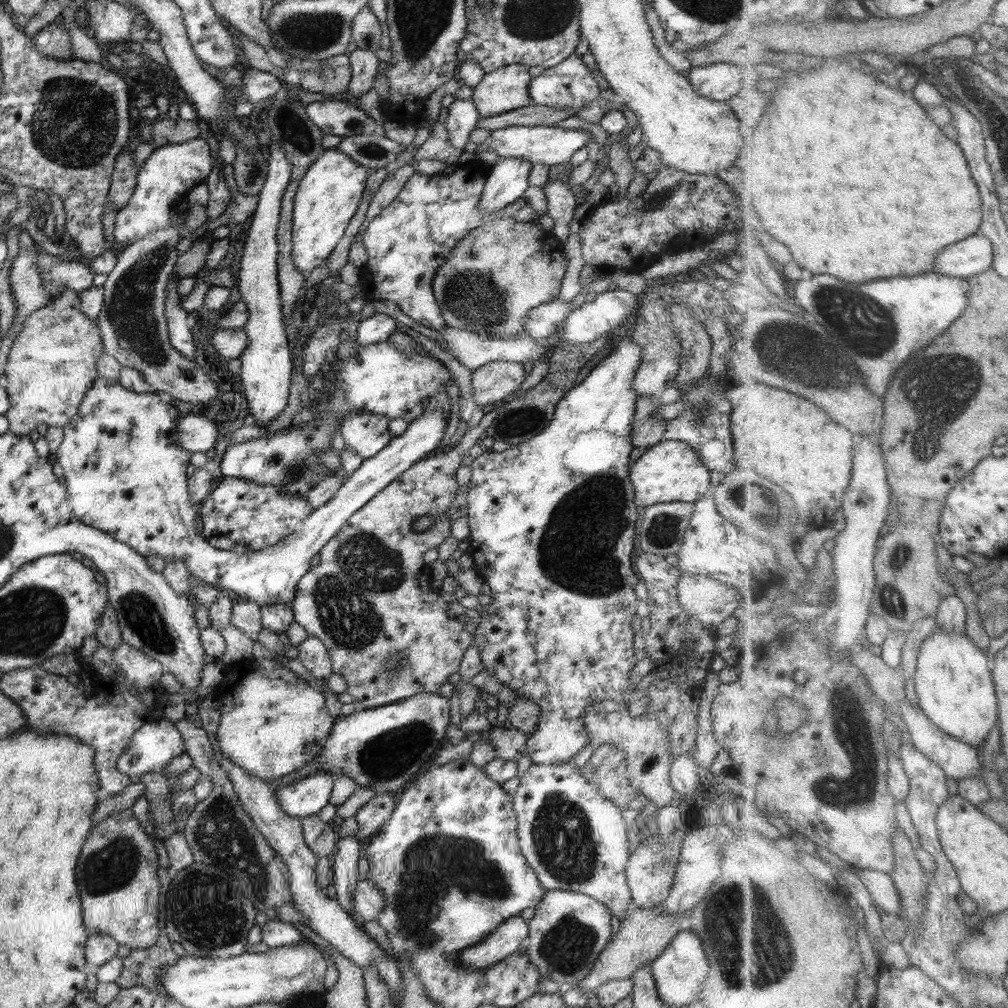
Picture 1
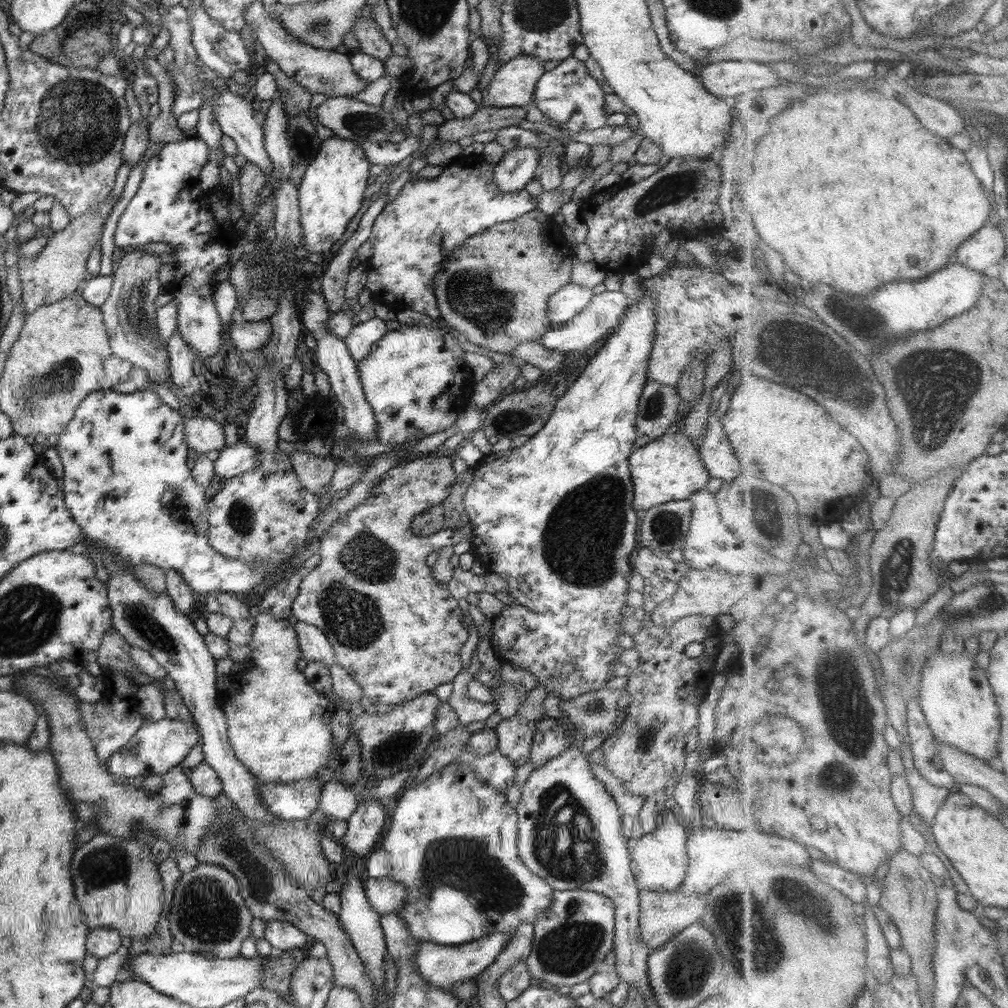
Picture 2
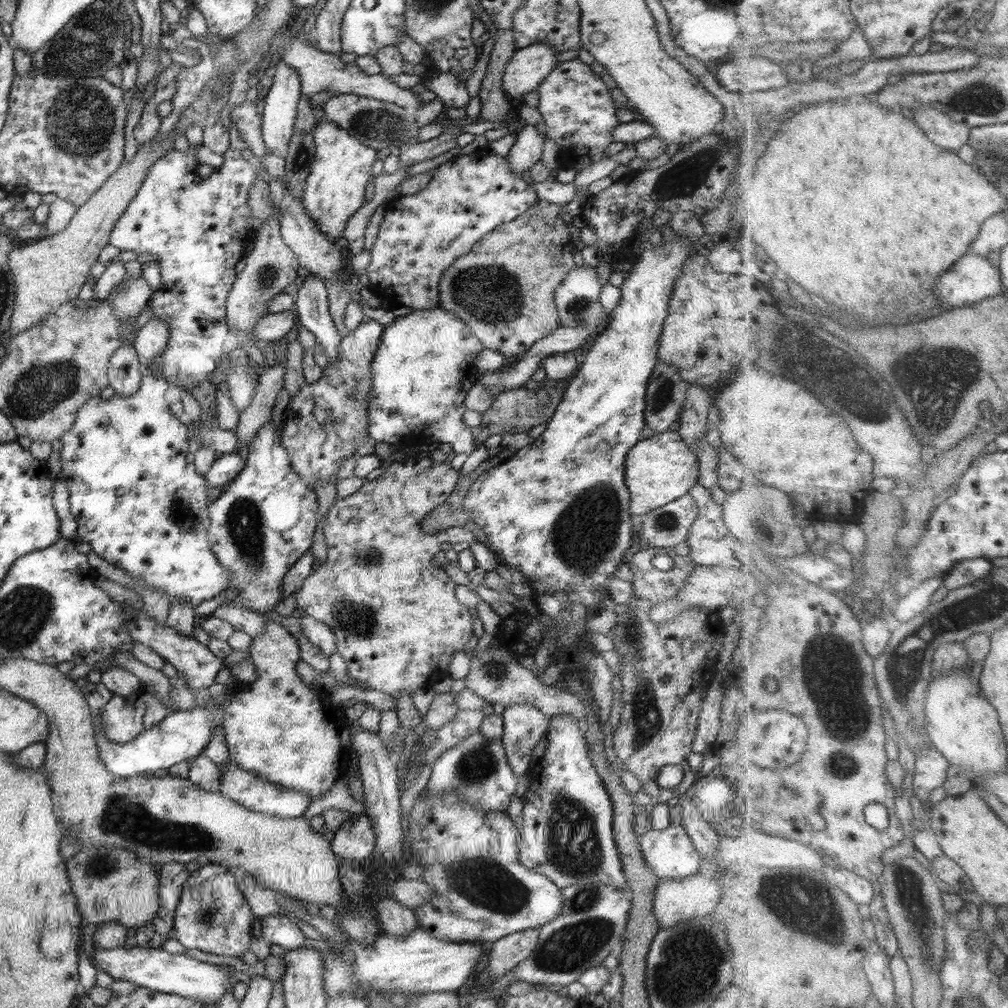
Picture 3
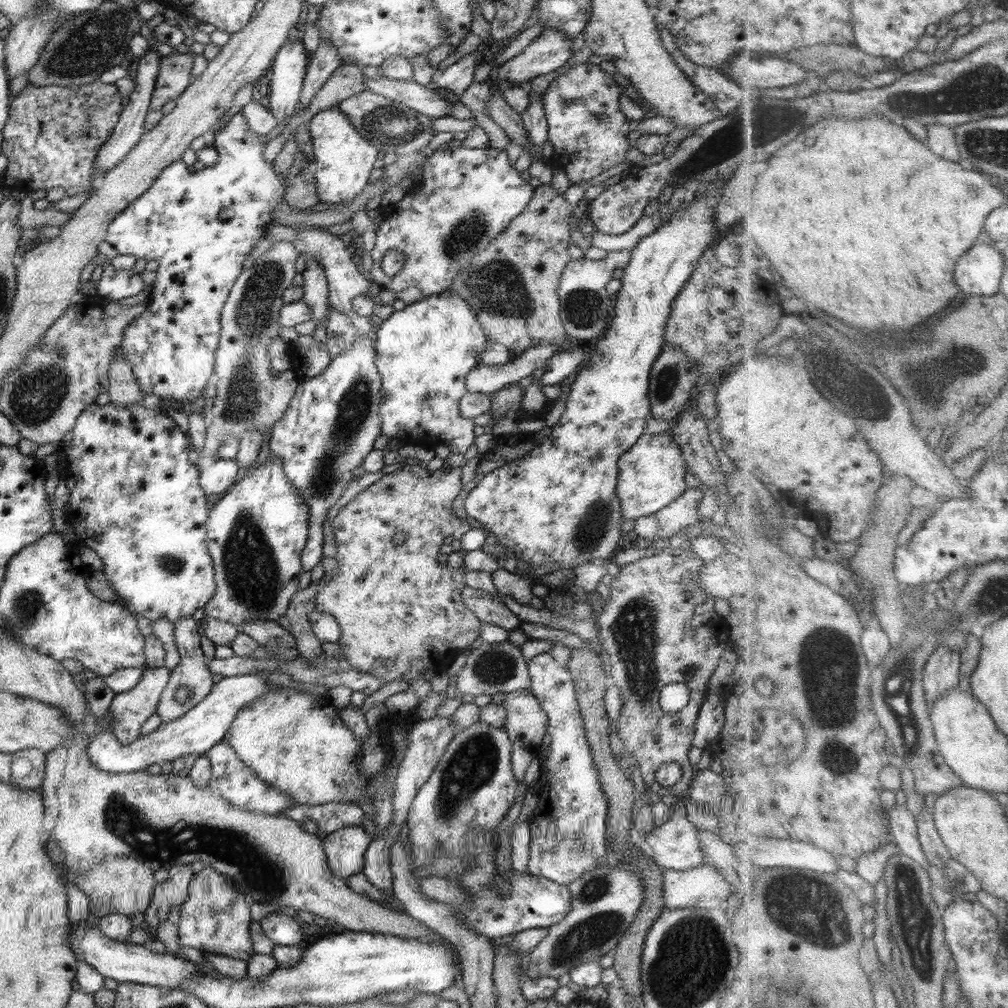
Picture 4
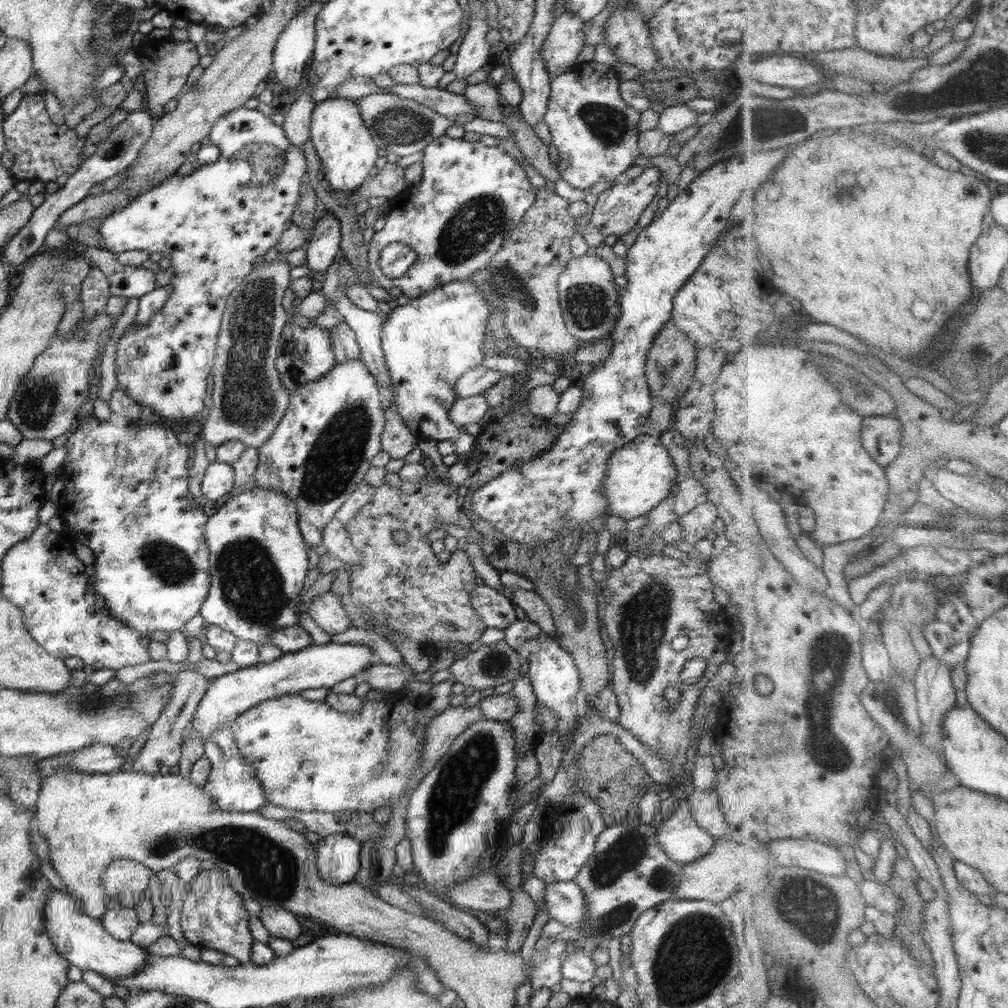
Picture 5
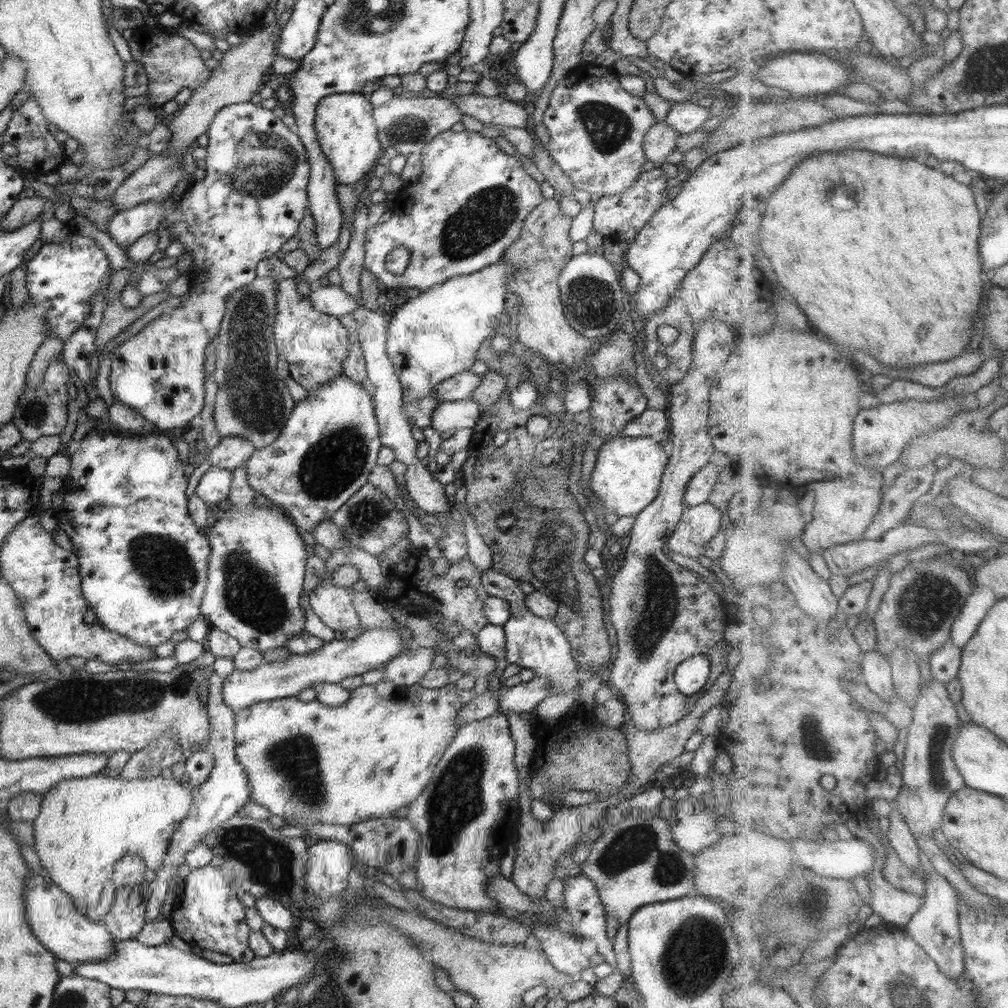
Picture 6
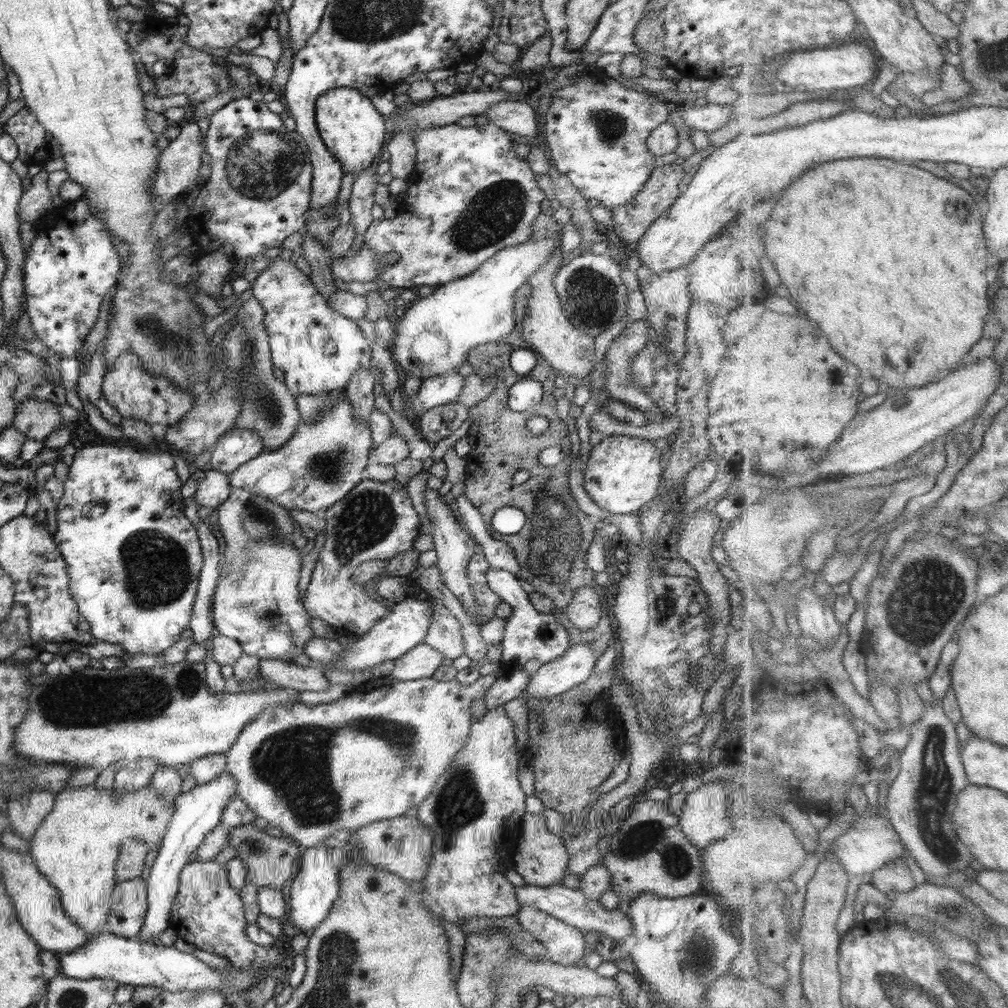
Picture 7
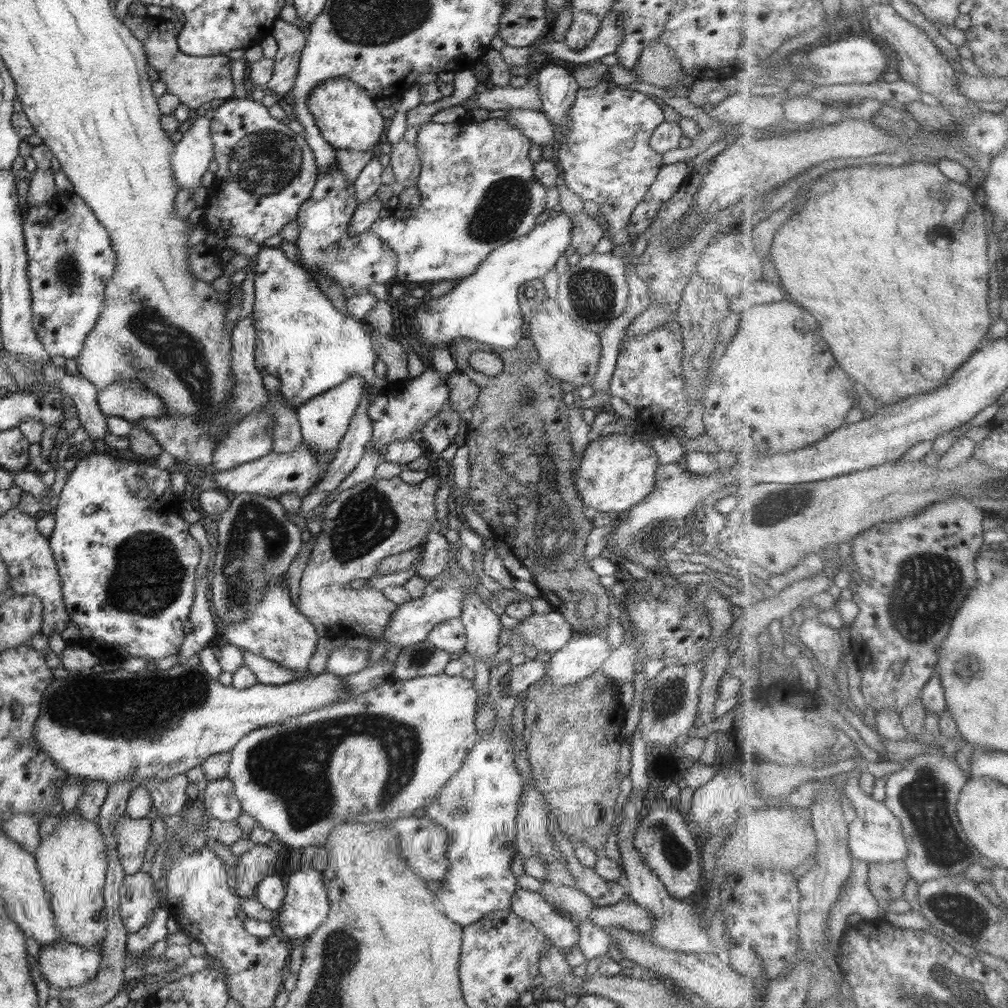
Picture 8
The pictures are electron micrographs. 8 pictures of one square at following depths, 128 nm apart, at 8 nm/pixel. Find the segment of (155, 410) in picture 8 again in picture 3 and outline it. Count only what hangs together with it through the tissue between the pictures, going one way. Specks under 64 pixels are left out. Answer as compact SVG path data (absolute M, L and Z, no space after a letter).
M190 143L189 147L186 152L176 149L166 151L166 155L148 169L138 193L112 228L109 244L119 248L120 252L133 250L138 254L159 256L161 284L149 305L152 305L153 318L164 320L168 324L170 335L169 344L164 348L163 354L151 363L151 374L164 376L168 384L180 381L191 388L191 384L200 384L216 370L221 357L226 354L224 344L229 334L225 318L226 302L246 256L246 236L253 228L254 216L248 208L248 191L258 177L258 170L253 160L243 158L241 150L229 146L222 155L222 166L215 169L208 178L202 179L198 175L200 163L196 159L200 145Z

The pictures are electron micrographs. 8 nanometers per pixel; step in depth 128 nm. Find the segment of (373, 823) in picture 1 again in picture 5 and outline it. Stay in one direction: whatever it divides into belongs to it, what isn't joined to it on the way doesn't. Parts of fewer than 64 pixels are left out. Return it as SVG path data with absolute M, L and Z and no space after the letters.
M334 834L320 837L316 846L316 867L324 881L342 884L355 880L362 846L358 840L347 834Z

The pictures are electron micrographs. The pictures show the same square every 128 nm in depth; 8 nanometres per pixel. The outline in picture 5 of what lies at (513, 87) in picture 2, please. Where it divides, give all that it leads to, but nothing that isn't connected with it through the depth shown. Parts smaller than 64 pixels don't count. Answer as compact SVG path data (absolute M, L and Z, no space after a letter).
M564 12L552 21L540 47L542 62L550 75L559 75L577 66L576 58L585 38L584 22L576 14Z

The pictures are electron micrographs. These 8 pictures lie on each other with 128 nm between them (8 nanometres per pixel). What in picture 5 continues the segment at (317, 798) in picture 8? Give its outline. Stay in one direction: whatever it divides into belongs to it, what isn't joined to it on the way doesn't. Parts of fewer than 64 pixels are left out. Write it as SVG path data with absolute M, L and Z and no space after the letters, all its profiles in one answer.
M398 692L386 693L380 700L366 700L362 704L362 710L356 714L344 714L338 712L335 708L326 704L326 701L306 700L299 694L295 696L276 697L268 702L257 704L247 711L241 713L231 724L232 734L235 738L240 754L246 759L246 762L254 769L255 776L263 787L270 804L296 810L297 812L324 812L326 814L335 814L336 812L366 812L373 814L373 811L382 807L392 807L401 798L407 785L409 778L413 774L414 769L418 769L420 765L420 755L422 755L422 745L424 745L424 731L428 721L438 715L440 712L434 710L434 706L420 699L411 699L402 702L401 694Z

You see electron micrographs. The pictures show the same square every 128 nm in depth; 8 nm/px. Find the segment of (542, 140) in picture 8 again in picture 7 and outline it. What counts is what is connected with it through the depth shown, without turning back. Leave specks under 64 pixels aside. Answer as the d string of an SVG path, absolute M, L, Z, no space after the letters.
M516 98L491 104L485 112L488 122L500 126L502 130L529 137L537 136L537 114L530 104Z

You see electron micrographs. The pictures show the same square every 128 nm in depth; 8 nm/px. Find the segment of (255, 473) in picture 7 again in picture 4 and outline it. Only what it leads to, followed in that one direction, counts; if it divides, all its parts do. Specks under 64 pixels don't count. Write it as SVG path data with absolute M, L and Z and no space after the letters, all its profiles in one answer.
M371 330L365 336L359 336L353 341L350 349L332 358L330 365L319 376L299 382L288 410L280 420L273 424L270 445L270 459L282 461L284 473L292 486L304 497L306 505L310 507L310 528L305 547L302 549L302 573L311 571L323 559L322 546L324 544L323 524L328 510L345 493L352 479L354 468L361 466L364 458L374 449L376 440L381 437L379 404L382 398L380 379L374 360L376 359L376 330Z

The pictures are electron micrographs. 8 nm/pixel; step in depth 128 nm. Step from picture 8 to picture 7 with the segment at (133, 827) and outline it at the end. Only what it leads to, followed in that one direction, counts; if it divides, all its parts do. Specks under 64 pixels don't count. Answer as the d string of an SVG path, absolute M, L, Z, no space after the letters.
M131 839L124 842L115 866L115 875L118 881L132 880L142 876L146 855L147 849L141 841Z

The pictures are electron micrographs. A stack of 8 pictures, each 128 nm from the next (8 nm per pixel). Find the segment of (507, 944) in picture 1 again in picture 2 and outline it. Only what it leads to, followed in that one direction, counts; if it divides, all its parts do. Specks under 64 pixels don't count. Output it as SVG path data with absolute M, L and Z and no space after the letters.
M498 931L458 946L442 946L442 944L434 944L432 942L418 943L418 950L414 954L416 969L418 969L422 979L438 988L439 993L444 988L448 990L450 987L454 987L458 982L475 980L504 950L506 942L510 940L510 933L508 931Z

